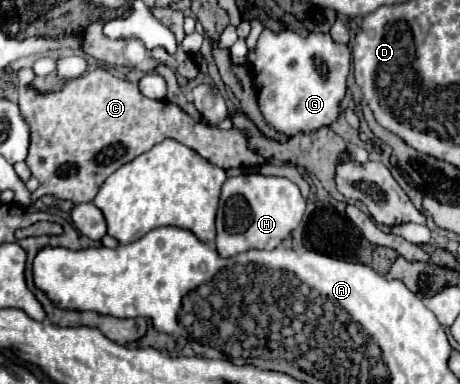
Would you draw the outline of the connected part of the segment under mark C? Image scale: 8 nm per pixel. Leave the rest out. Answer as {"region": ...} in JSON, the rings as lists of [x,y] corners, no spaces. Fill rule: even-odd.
{"region":[[[21,68],[17,78],[19,110],[31,132],[29,156],[25,162],[39,180],[39,188],[33,192],[35,200],[51,194],[59,200],[71,200],[73,204],[91,202],[107,176],[165,138],[183,142],[223,170],[231,166],[249,168],[253,164],[263,164],[263,158],[247,148],[245,136],[237,128],[221,130],[195,122],[179,106],[167,100],[149,100],[139,92],[137,84],[117,78],[103,68],[65,82],[63,90],[55,94],[37,94],[29,86],[33,80],[31,68]]]}

